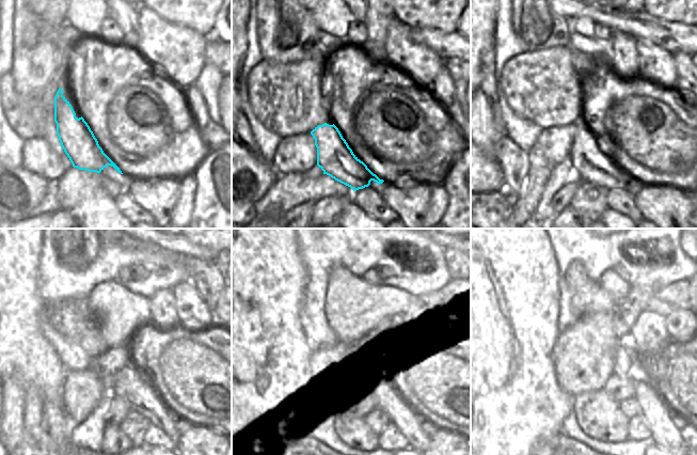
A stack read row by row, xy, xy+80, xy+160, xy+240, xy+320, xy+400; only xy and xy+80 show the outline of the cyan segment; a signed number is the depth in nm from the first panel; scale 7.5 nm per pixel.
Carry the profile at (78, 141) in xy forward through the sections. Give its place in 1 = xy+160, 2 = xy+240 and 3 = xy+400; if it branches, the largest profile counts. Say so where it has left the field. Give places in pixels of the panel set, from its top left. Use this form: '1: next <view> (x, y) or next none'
1: next xy+160 (590, 166)
2: next xy+240 (131, 385)
3: next xy+400 (661, 422)

